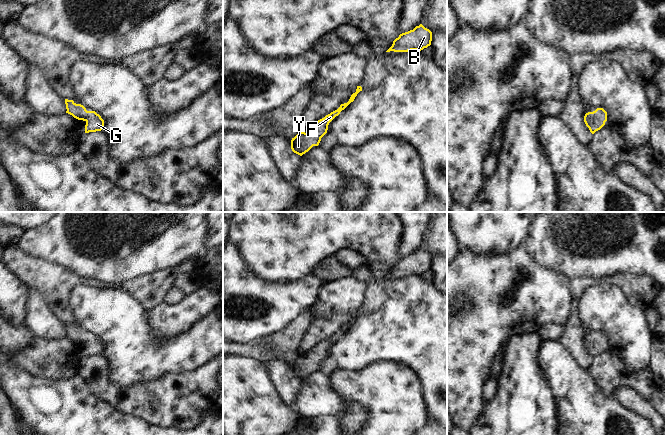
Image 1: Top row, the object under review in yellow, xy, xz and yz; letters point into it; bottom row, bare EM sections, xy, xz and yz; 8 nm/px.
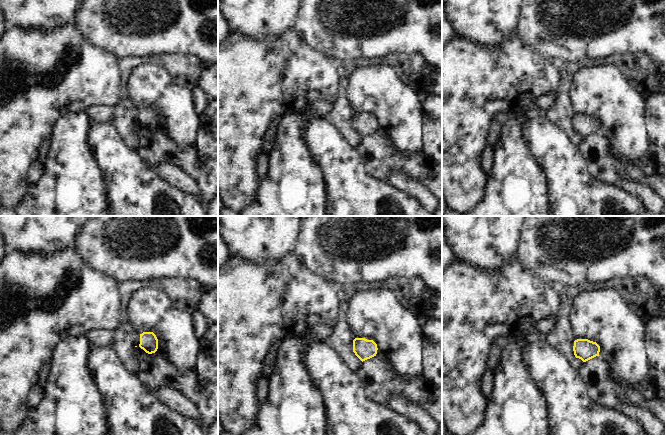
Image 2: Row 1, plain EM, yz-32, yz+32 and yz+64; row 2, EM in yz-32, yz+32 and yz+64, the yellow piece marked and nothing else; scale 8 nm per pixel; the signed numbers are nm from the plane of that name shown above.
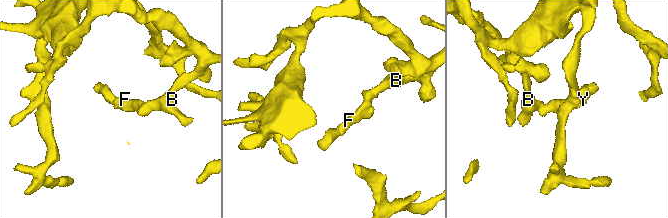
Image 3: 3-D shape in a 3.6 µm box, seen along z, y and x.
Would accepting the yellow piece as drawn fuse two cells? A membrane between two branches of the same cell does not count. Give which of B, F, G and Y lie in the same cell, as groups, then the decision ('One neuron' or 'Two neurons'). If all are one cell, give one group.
Groups: B F G Y. One neuron.

